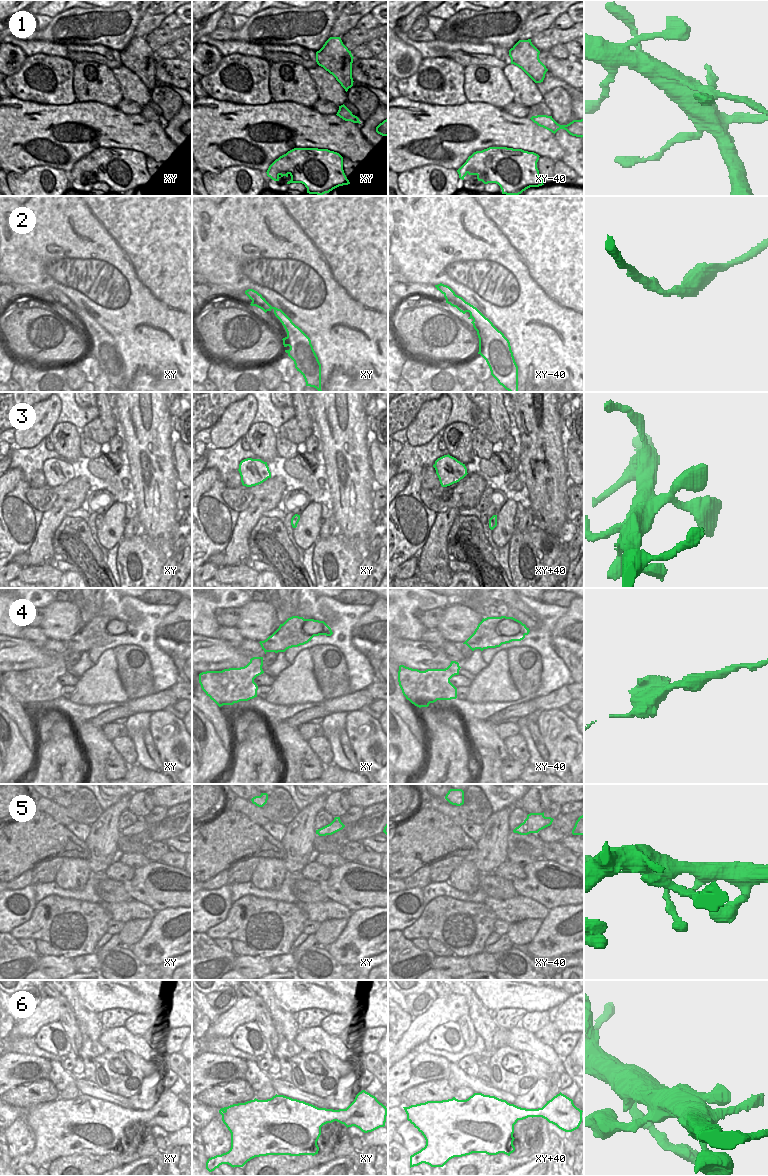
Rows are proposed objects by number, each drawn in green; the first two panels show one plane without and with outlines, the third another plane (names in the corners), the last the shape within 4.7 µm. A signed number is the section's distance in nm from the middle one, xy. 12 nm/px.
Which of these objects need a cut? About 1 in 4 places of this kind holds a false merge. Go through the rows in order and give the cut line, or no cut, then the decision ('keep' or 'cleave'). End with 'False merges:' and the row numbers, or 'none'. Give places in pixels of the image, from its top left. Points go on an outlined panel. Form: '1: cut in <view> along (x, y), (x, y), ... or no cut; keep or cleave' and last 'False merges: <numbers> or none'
1: no cut; keep
2: no cut; keep
3: no cut; keep
4: no cut; keep
5: no cut; keep
6: no cut; keep
False merges: none

